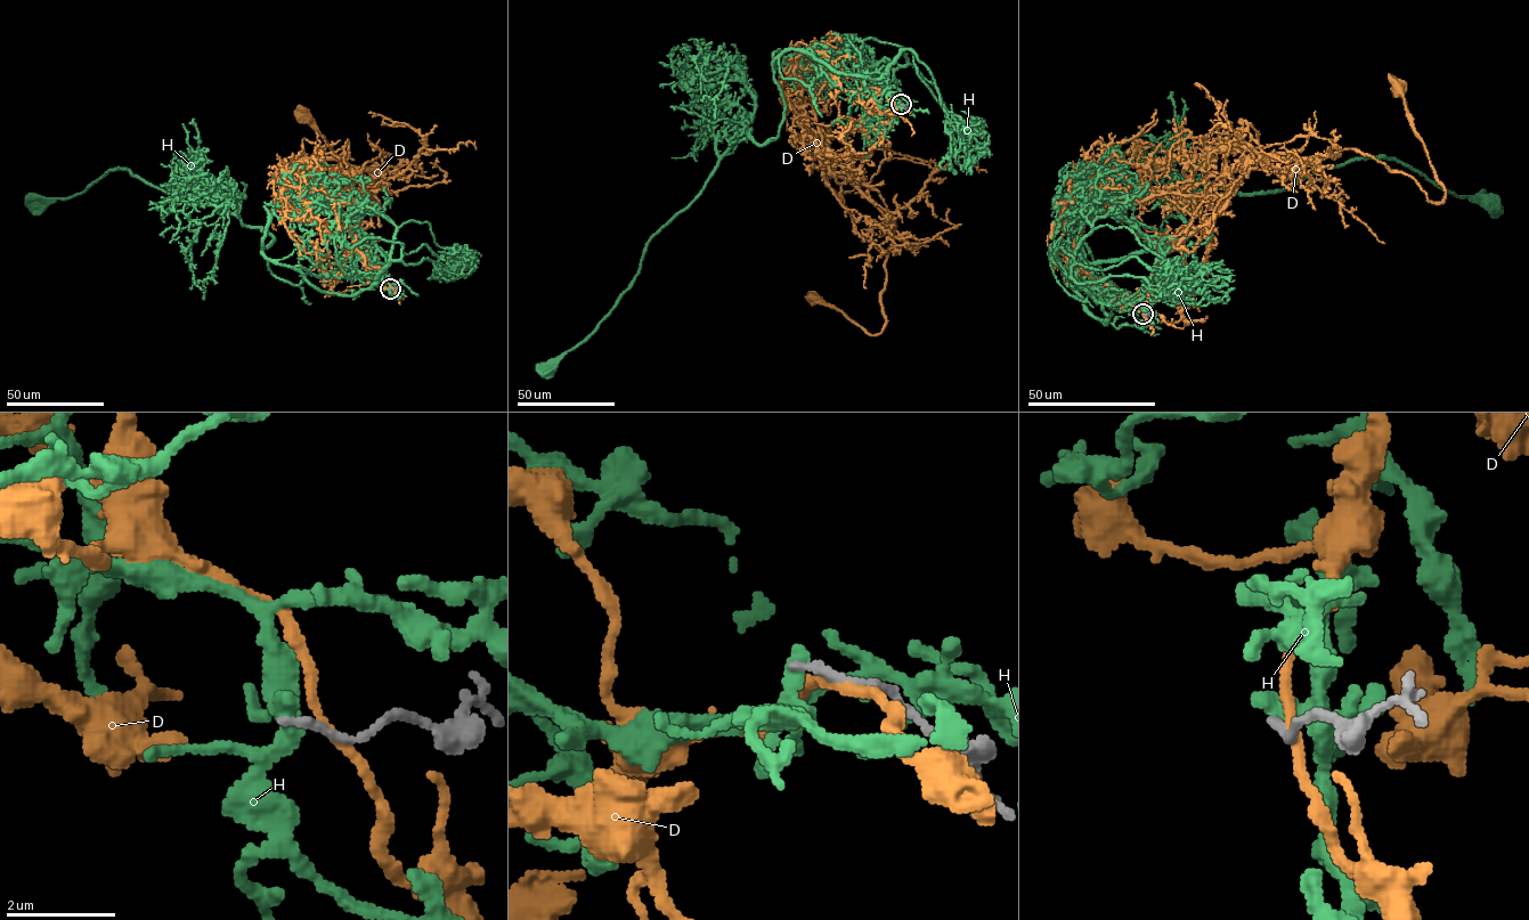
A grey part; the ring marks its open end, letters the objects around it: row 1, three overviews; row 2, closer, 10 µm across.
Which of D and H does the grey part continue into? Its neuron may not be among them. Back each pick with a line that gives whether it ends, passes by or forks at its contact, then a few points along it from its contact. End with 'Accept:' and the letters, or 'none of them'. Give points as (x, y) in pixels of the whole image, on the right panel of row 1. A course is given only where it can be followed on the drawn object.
Accept: none of them

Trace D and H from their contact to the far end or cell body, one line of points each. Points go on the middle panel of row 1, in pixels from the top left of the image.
D: (903, 105), (867, 116), (871, 152), (853, 173), (891, 239), (883, 331), (871, 335), (815, 300)
H: (901, 105), (886, 97), (887, 74), (785, 50), (773, 67), (778, 135), (742, 133), (598, 326), (536, 371)

